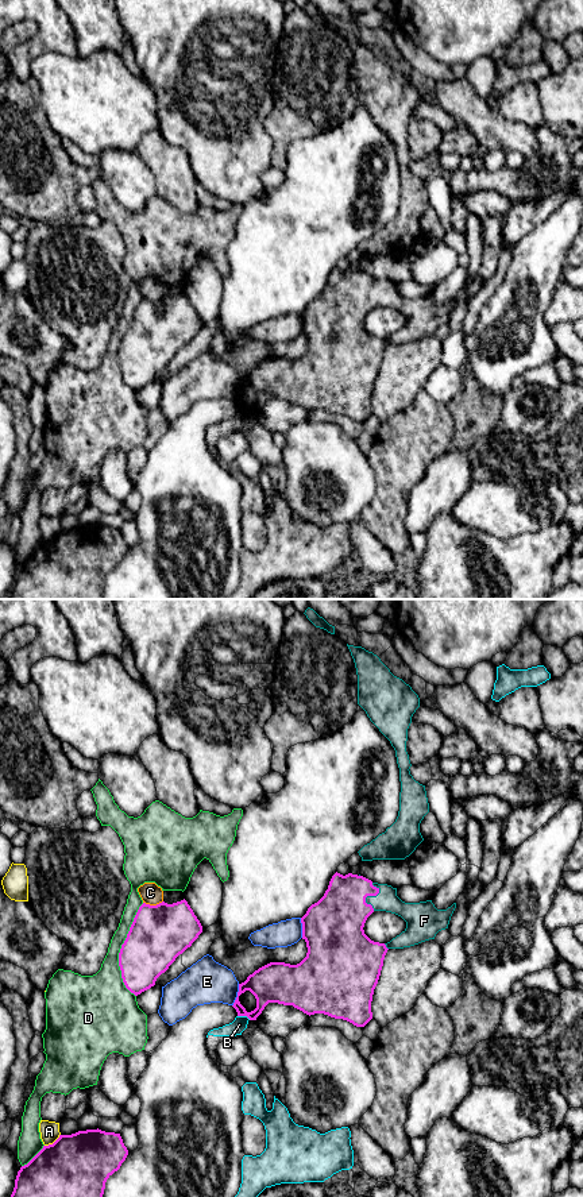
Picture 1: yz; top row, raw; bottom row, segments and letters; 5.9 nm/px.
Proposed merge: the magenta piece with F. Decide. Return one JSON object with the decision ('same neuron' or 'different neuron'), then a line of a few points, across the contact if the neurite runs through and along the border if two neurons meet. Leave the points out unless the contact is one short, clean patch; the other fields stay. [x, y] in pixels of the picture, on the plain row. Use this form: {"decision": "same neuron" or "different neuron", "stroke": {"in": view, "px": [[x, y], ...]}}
{"decision": "same neuron"}

